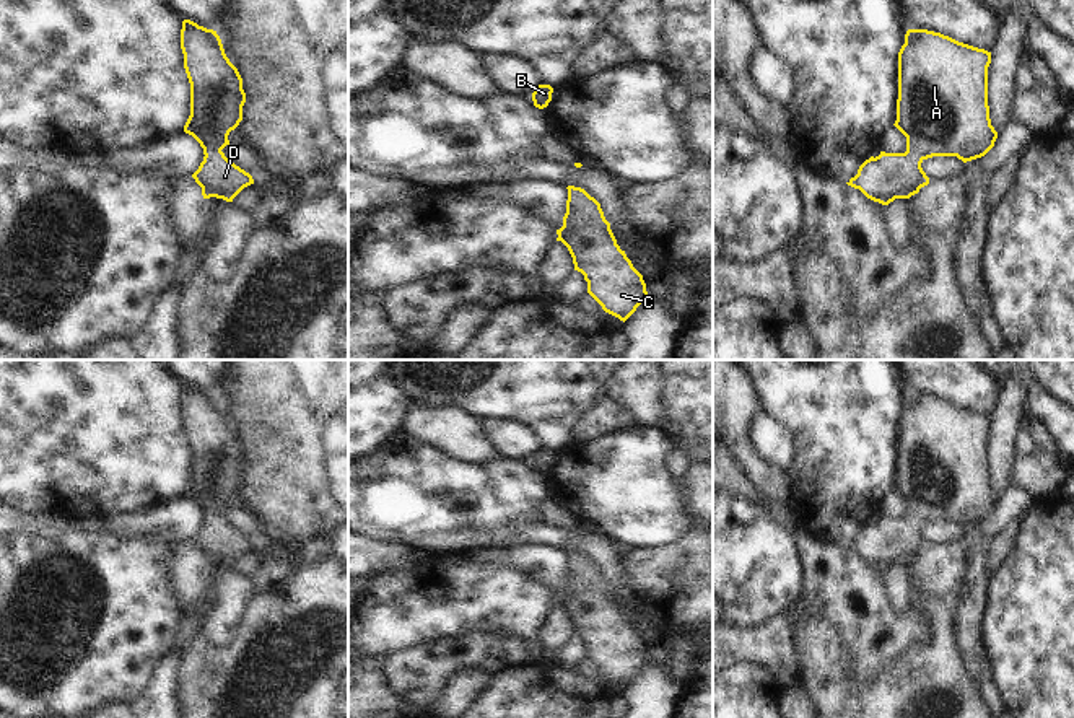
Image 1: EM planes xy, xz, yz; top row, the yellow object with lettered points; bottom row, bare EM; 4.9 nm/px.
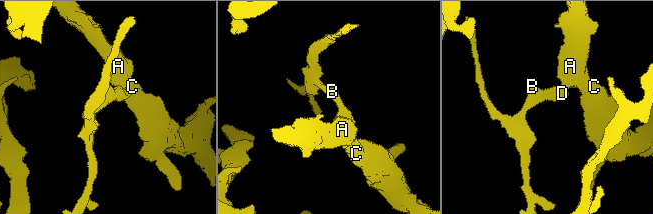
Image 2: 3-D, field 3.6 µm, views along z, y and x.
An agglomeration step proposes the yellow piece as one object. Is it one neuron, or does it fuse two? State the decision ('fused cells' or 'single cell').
single cell

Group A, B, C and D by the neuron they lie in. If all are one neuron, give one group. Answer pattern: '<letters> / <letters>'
A B C D

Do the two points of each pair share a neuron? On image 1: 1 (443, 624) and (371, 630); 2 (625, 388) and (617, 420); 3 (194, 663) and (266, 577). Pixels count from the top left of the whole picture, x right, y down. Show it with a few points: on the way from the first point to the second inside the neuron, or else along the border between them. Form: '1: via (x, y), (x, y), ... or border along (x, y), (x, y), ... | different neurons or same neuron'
1: via (425, 624), (389, 624) | same neuron
2: border along (601, 391), (633, 424) | different neurons
3: border along (290, 575), (256, 595) | different neurons

